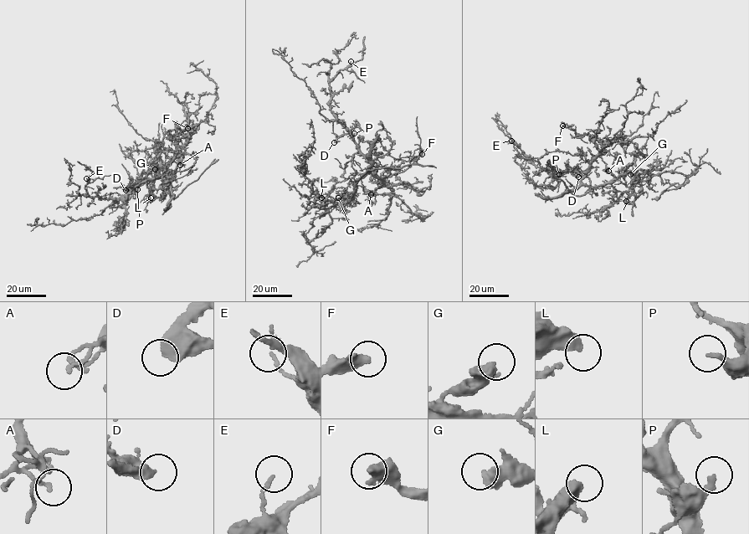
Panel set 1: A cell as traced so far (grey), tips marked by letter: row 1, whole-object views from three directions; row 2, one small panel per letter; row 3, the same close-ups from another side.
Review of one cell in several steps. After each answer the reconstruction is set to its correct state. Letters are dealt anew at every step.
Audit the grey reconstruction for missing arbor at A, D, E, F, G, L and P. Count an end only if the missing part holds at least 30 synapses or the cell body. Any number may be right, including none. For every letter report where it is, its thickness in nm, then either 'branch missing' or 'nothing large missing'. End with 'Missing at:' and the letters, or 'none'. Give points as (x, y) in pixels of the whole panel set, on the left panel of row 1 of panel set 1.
A: at (180, 165); 140 nm thick; nothing large missing
D: at (125, 190); 550 nm thick; branch missing
E: at (86, 178); 110 nm thick; nothing large missing
F: at (187, 128); 360 nm thick; nothing large missing
G: at (155, 169); 480 nm thick; nothing large missing
L: at (151, 197); 480 nm thick; nothing large missing
P: at (137, 189); 200 nm thick; branch missing
Missing at: D, P

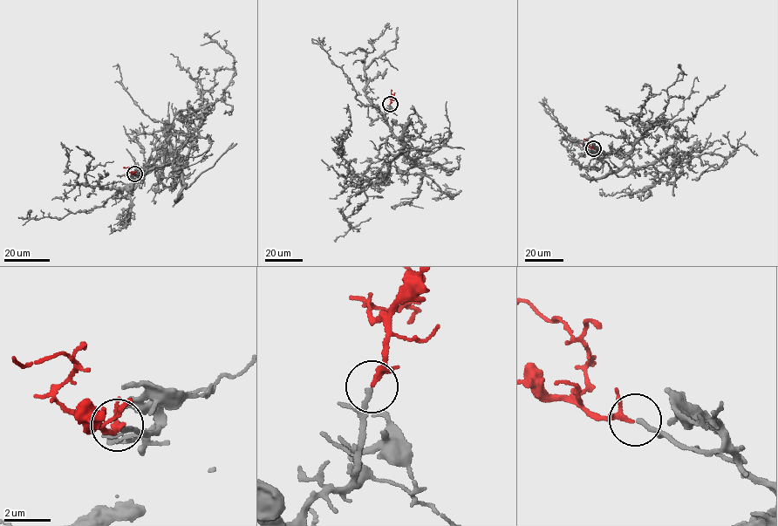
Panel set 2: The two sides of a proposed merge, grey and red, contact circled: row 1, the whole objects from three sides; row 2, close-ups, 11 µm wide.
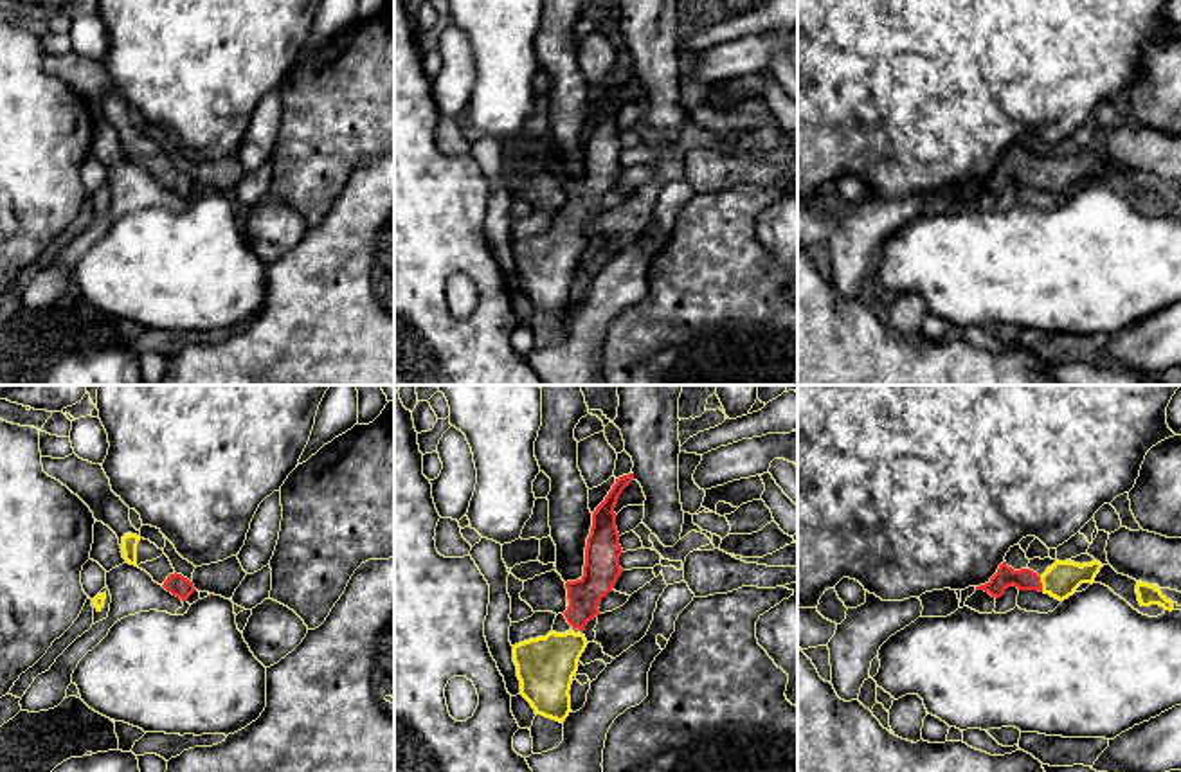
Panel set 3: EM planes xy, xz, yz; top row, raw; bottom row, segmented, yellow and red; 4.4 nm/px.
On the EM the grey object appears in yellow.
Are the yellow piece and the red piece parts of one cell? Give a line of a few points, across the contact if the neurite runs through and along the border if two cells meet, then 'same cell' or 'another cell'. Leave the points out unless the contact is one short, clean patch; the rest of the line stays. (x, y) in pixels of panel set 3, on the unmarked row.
line yz (1061, 177), (1041, 179), (1025, 177); same cell

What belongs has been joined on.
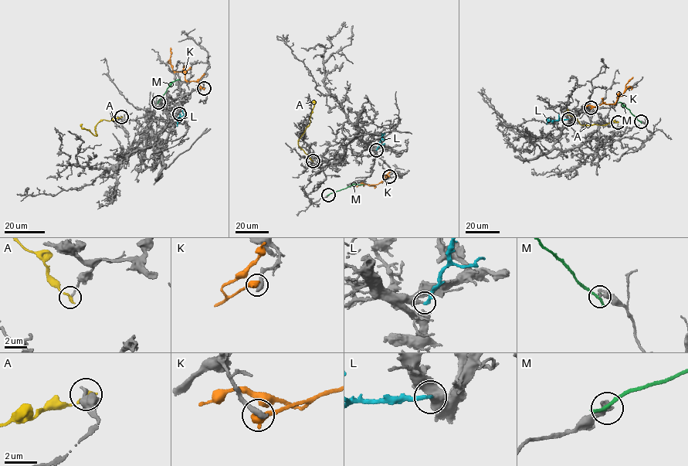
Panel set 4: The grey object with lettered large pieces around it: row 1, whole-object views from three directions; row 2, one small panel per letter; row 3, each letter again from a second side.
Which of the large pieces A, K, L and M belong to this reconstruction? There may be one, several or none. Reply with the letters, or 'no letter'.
no letter

